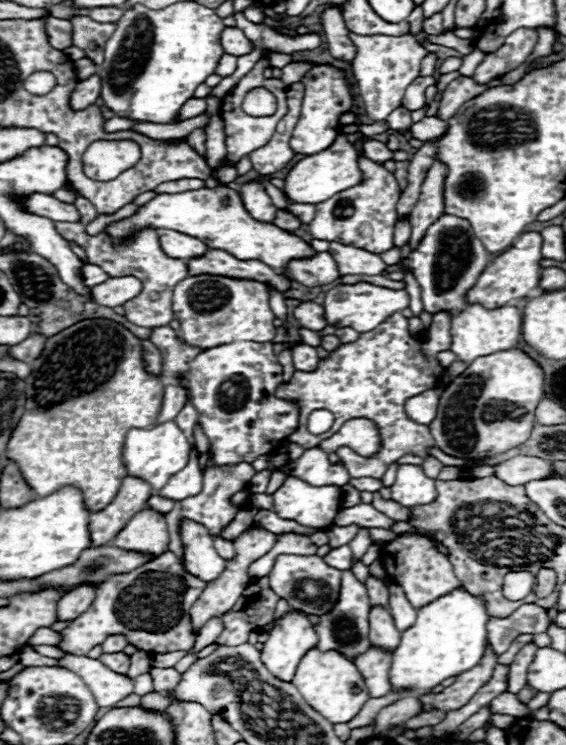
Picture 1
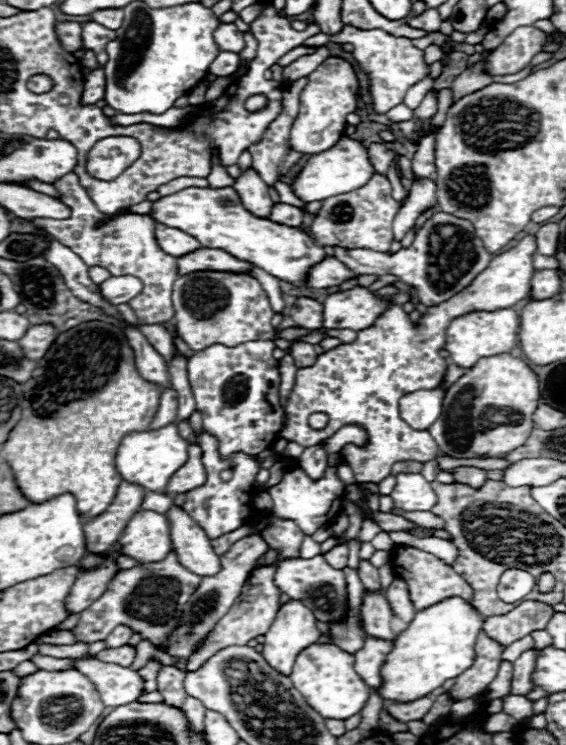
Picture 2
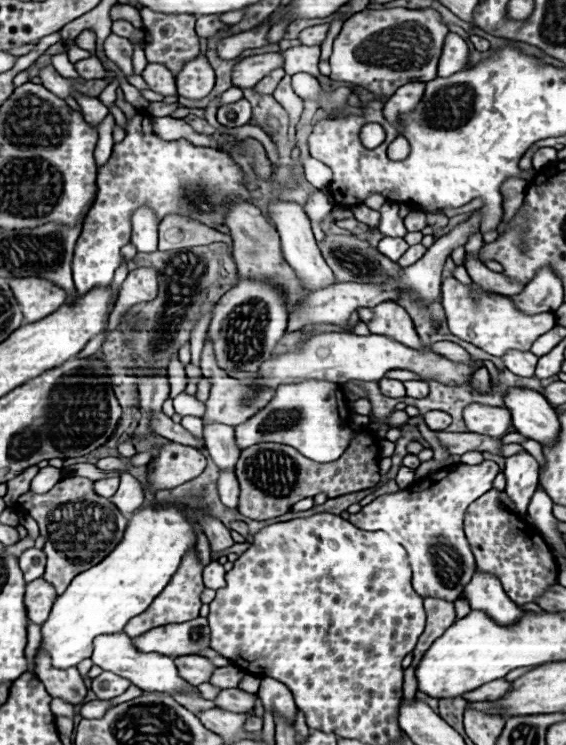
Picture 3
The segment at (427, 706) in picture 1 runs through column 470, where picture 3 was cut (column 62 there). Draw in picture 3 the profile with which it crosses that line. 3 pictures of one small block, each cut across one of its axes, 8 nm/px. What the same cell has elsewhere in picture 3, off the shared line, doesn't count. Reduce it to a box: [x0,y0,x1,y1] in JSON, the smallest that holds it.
[34,650,86,704]

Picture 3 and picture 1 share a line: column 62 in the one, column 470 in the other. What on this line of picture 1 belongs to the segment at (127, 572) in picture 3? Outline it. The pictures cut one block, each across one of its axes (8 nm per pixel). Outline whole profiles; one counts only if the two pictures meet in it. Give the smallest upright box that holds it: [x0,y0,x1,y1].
[390,588,490,694]

